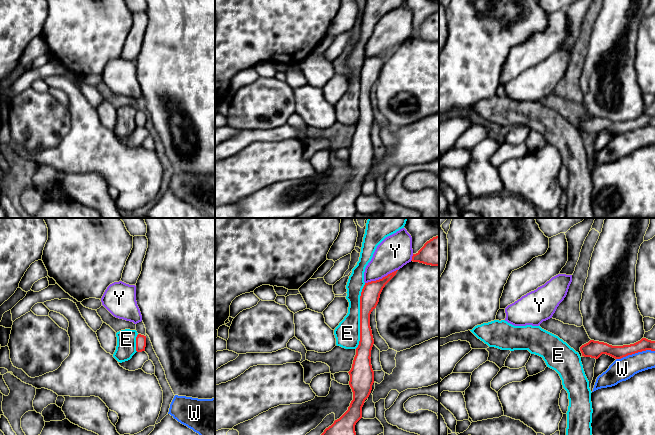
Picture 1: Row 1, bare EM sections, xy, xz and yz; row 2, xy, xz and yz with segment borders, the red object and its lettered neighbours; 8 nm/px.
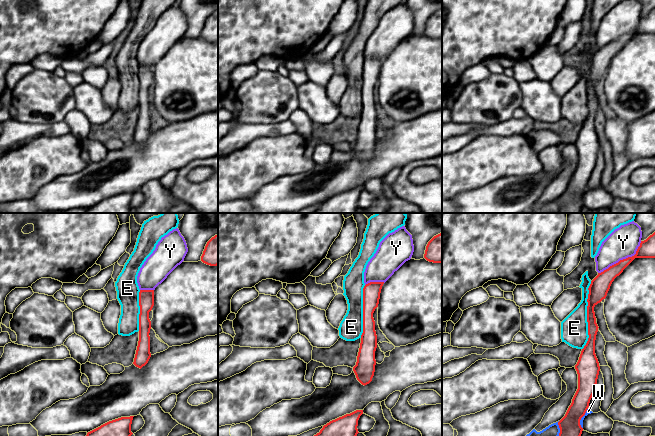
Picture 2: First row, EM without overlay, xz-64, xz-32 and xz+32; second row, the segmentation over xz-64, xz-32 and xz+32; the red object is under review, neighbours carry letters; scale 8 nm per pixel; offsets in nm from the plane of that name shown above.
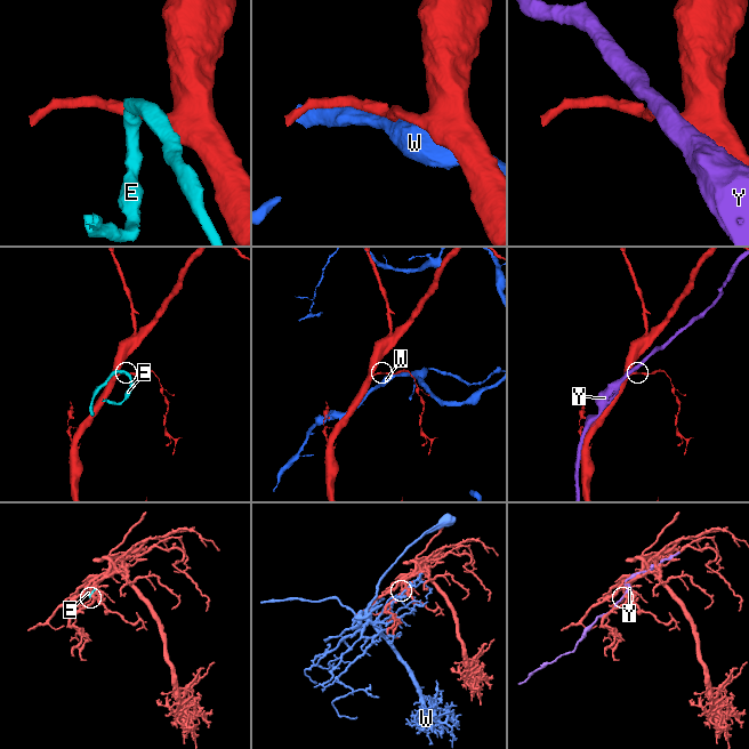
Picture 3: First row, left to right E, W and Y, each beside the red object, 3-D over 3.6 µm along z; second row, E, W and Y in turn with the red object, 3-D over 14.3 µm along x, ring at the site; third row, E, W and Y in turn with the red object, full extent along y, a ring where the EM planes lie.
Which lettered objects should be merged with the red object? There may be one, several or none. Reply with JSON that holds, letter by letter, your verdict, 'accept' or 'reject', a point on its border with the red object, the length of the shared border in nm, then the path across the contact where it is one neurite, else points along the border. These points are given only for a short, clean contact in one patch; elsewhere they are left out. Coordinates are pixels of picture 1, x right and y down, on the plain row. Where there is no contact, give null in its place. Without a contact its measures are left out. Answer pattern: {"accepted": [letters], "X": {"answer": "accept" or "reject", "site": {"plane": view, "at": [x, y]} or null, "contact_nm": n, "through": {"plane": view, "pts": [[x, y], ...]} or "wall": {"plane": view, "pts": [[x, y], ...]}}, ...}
{"accepted": [], "E": {"answer": "reject", "site": {"plane": "xz", "at": [360, 92]}, "contact_nm": 550}, "W": {"answer": "reject", "site": {"plane": "yz", "at": [635, 128]}, "contact_nm": 320}, "Y": {"answer": "reject", "site": {"plane": "xz", "at": [382, 54]}, "contact_nm": 280}}

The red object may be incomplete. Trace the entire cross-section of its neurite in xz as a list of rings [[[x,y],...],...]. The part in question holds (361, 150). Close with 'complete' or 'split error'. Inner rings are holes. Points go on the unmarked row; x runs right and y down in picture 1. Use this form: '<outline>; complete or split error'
[[[398,46],[382,55],[365,59],[360,72],[360,117],[350,151],[349,161],[353,176],[348,186],[319,212],[318,218],[354,218],[355,201],[362,194],[362,183],[369,173],[374,159],[374,147],[371,141],[371,126],[374,120],[370,103],[370,90],[376,84],[385,61]]]; complete

